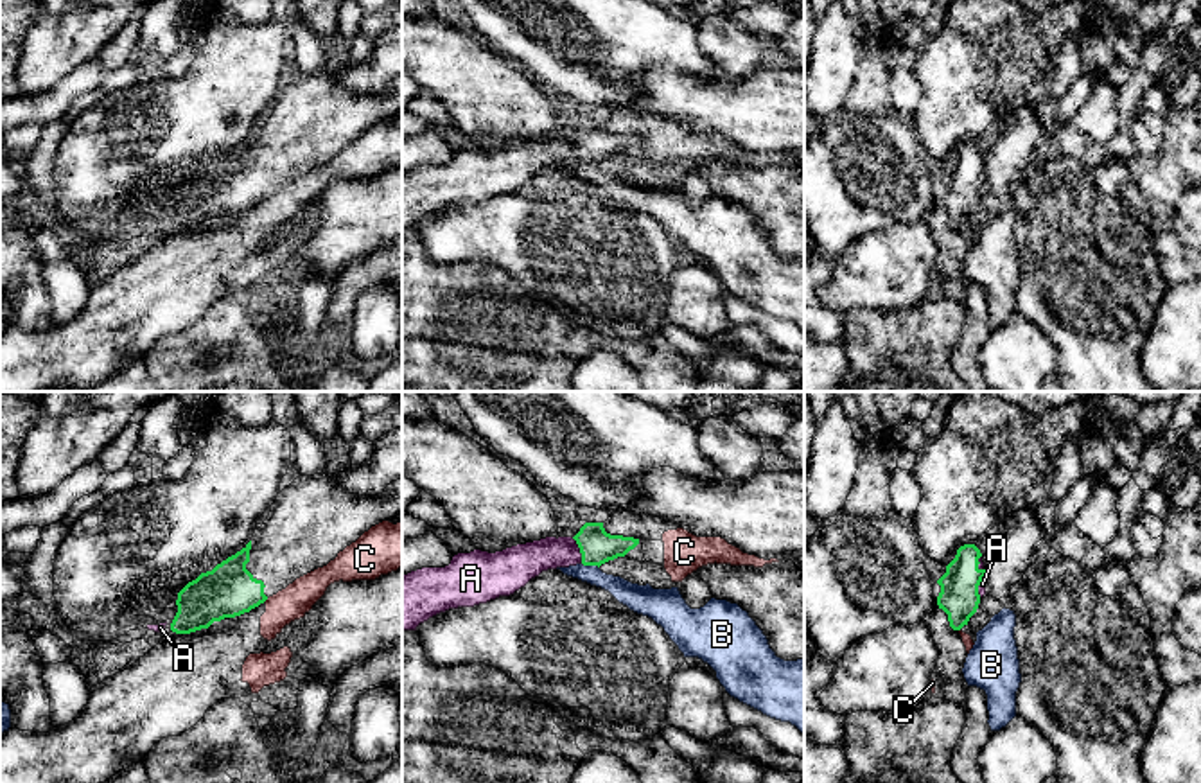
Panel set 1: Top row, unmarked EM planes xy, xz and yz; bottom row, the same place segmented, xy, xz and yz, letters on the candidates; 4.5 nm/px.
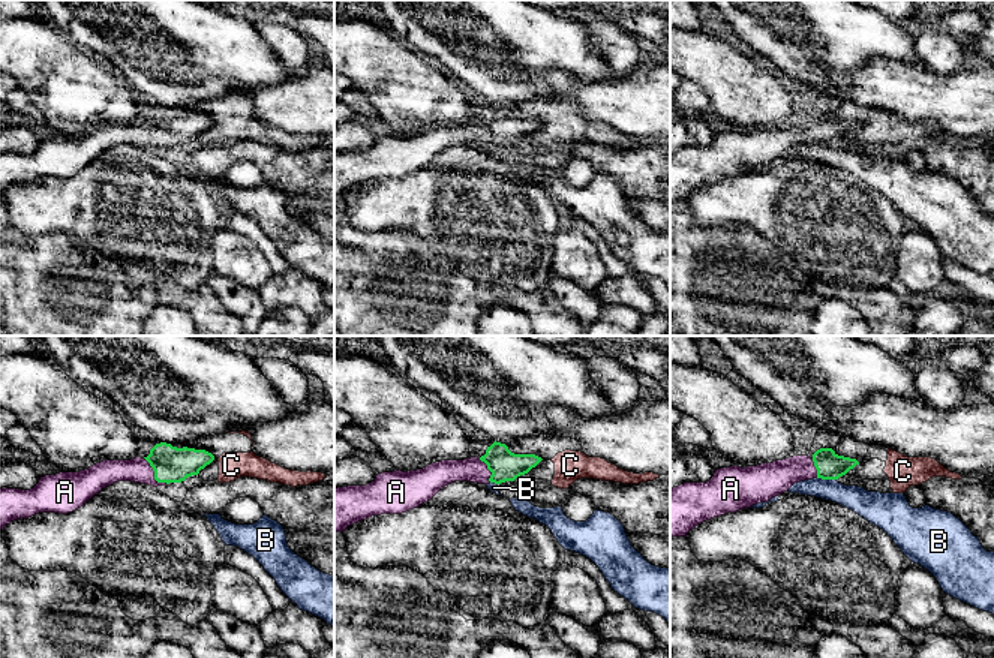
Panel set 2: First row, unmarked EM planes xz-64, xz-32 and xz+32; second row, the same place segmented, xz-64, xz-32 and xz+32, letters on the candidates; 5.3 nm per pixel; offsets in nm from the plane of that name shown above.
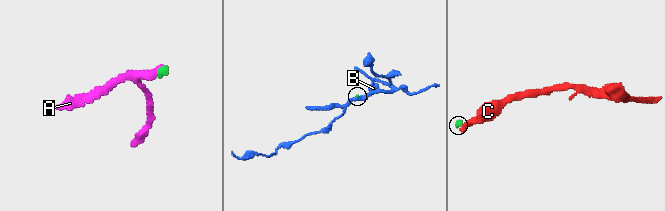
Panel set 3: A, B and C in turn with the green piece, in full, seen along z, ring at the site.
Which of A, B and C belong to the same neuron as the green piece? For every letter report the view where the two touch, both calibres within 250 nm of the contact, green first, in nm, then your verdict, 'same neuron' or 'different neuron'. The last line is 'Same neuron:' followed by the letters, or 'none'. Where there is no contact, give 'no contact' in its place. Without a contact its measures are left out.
A: contact in xz; calibres 160 and 160 nm; same neuron
B: contact in xz; calibres 160 and 120 nm; different neuron
C: contact in xy; calibres 240 and 150 nm; different neuron
Same neuron: A

